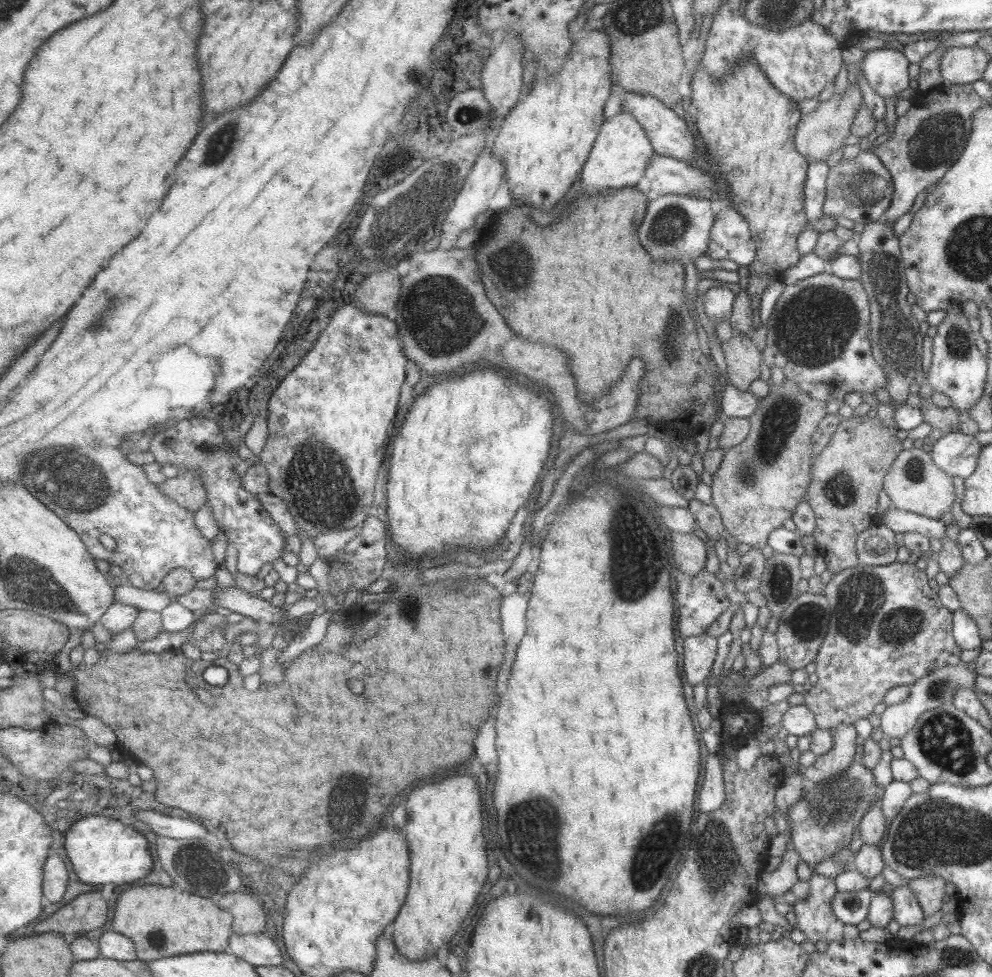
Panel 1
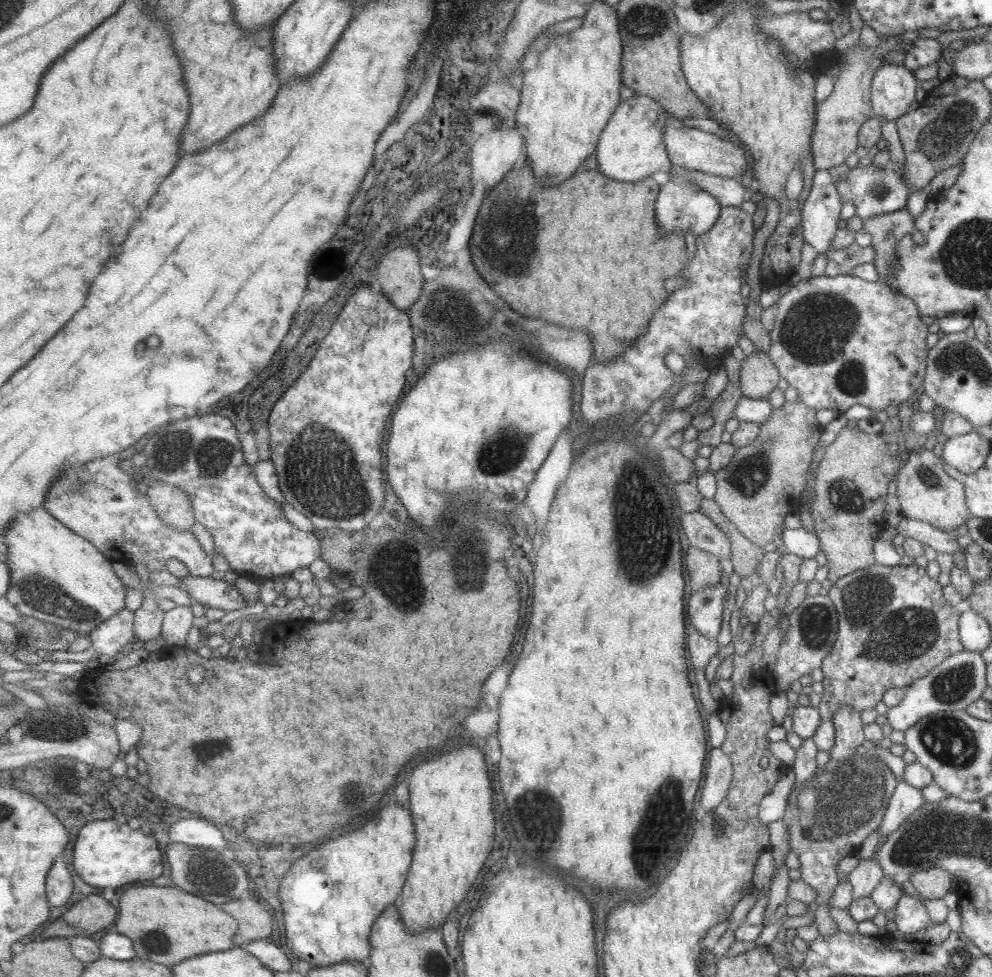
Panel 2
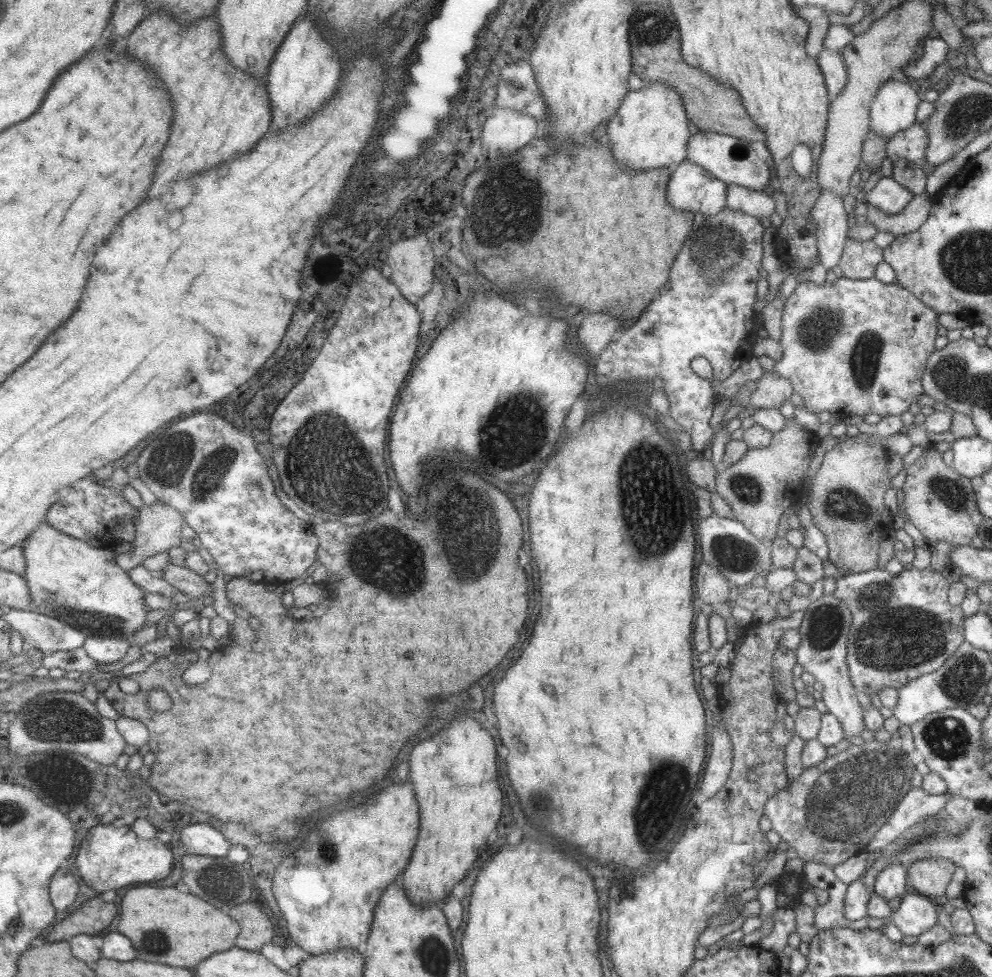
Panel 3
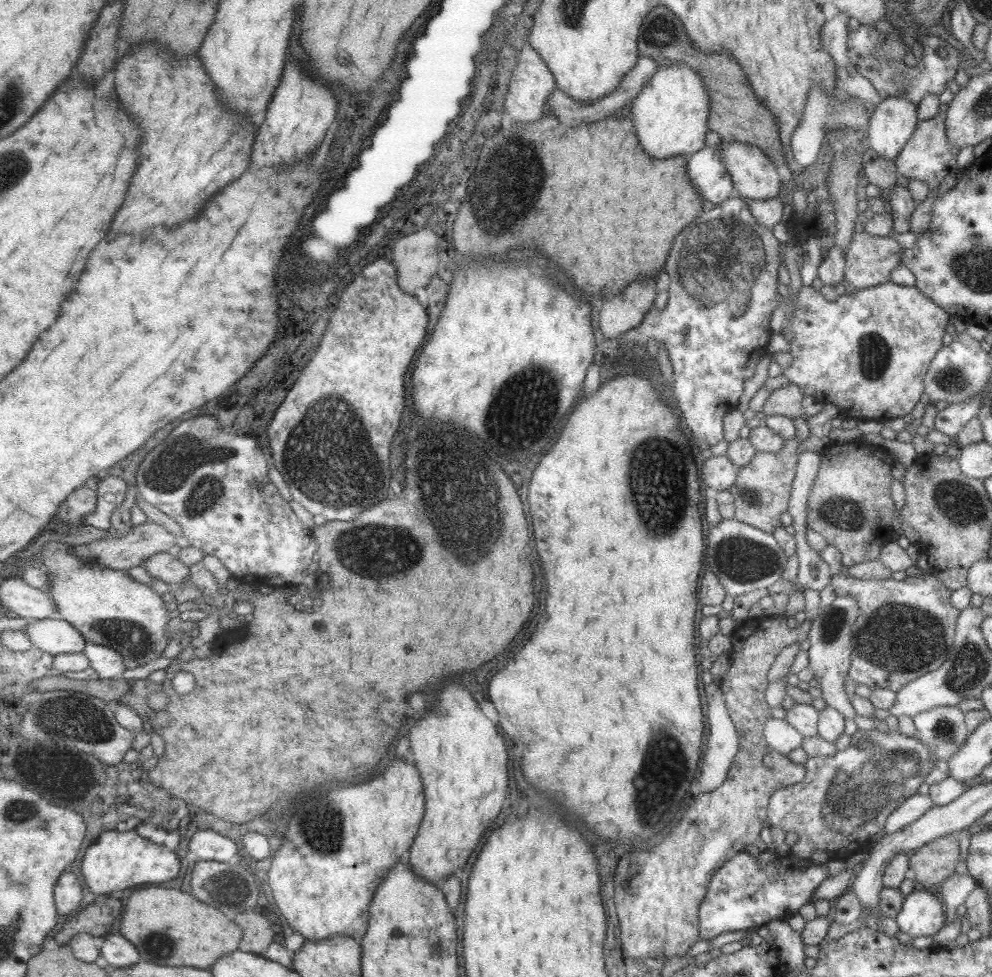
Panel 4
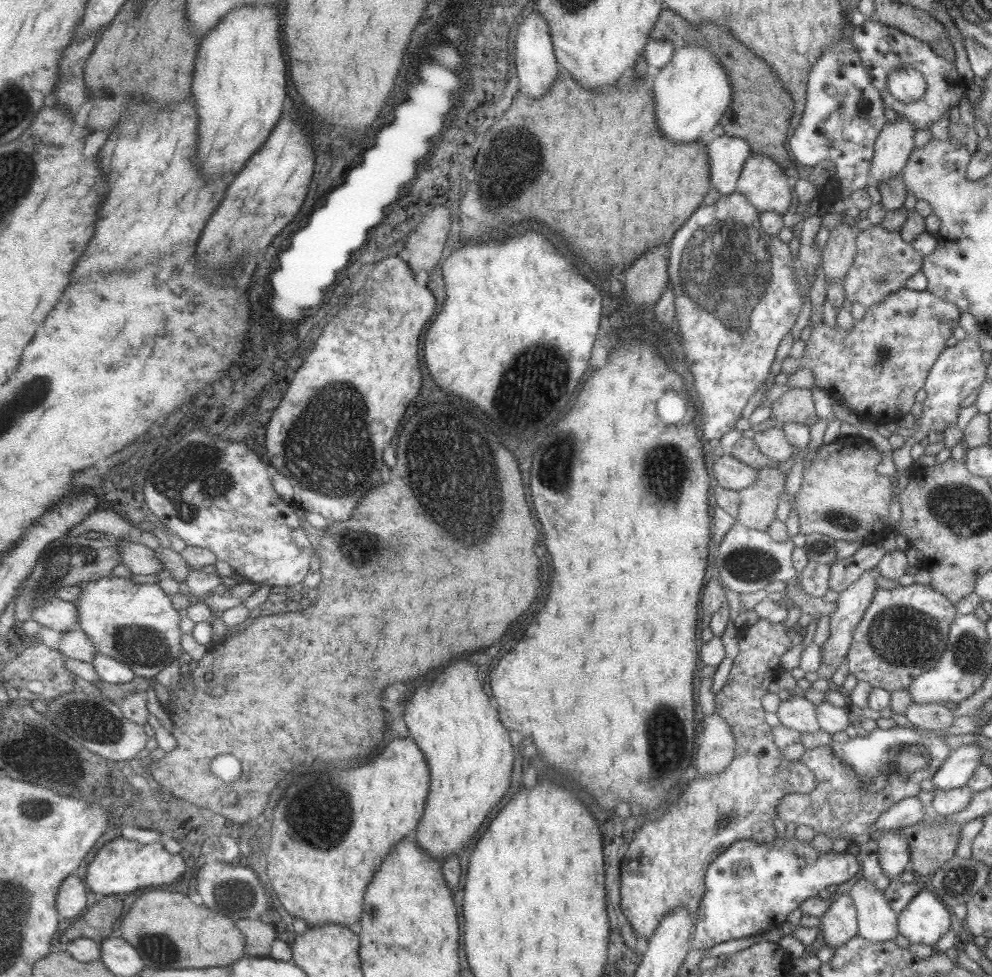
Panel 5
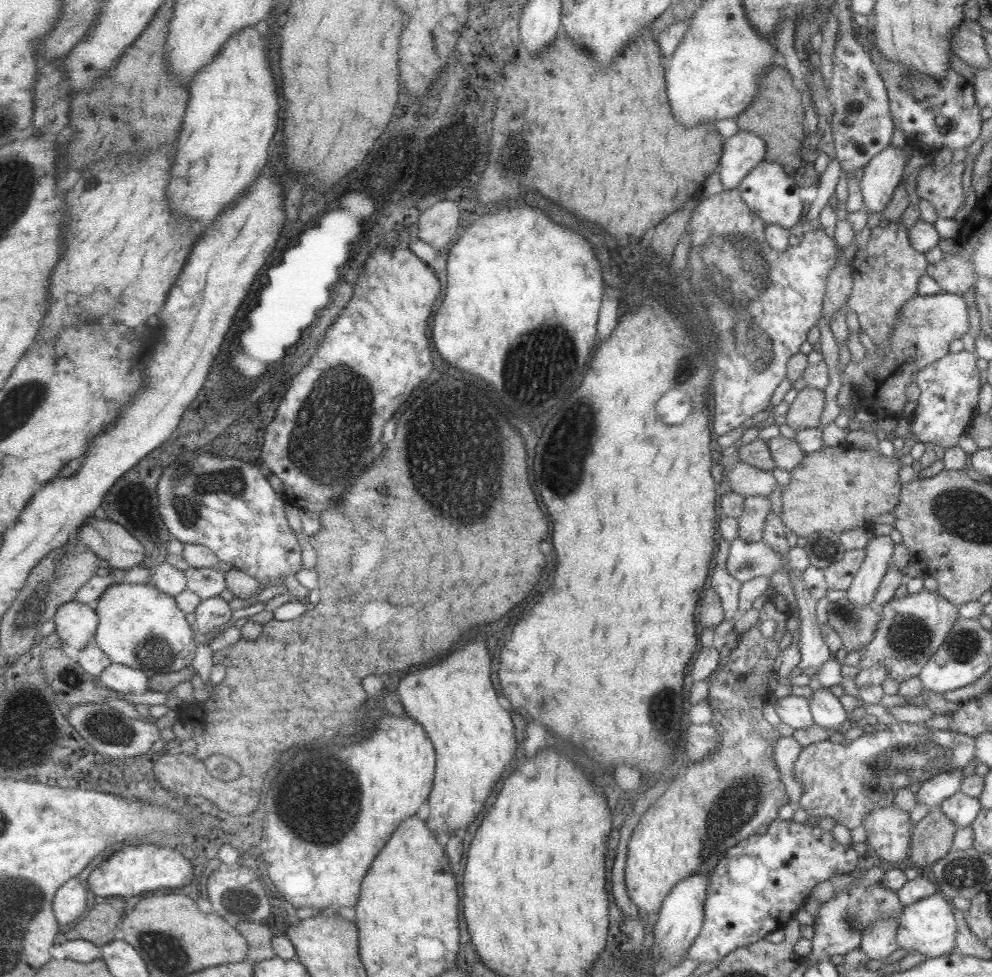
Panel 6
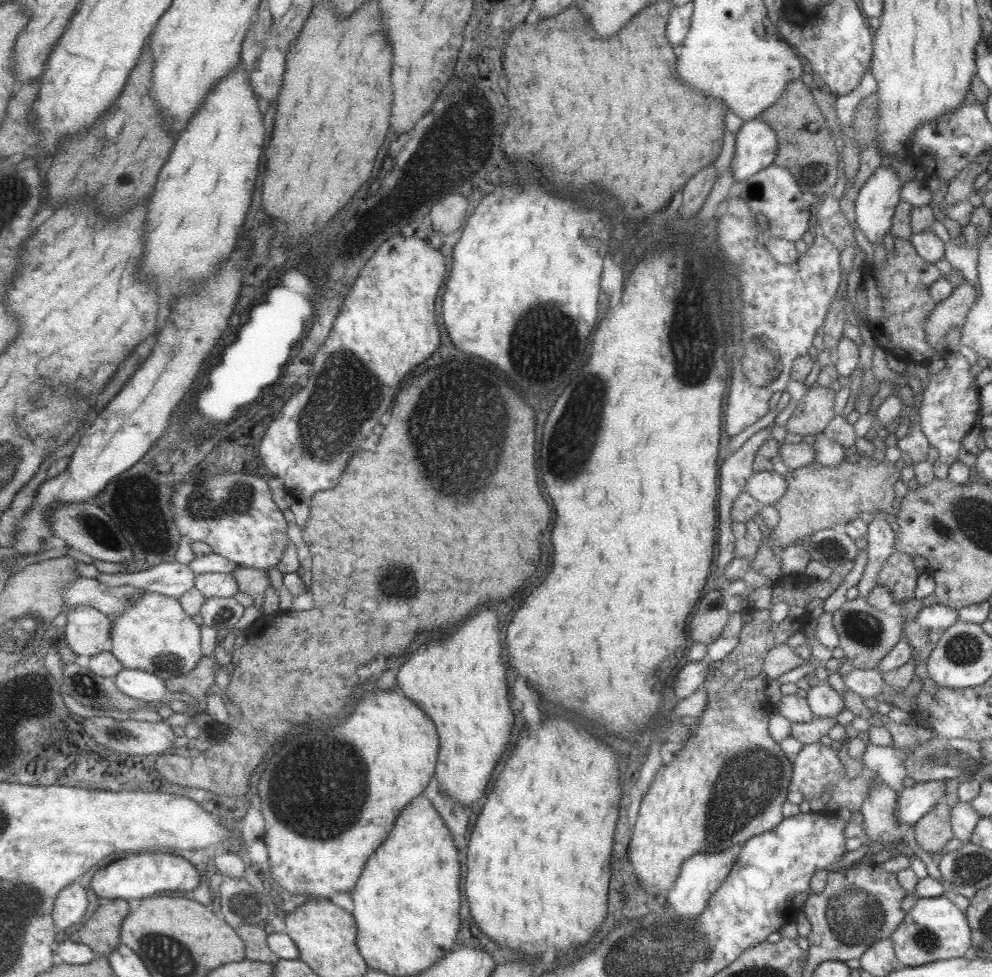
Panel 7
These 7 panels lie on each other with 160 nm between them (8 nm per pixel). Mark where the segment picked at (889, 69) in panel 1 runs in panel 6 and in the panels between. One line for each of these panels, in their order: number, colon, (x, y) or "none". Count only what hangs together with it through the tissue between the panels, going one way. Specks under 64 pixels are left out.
2: (892, 88)
3: (892, 109)
4: (891, 122)
5: (893, 143)
6: (881, 175)

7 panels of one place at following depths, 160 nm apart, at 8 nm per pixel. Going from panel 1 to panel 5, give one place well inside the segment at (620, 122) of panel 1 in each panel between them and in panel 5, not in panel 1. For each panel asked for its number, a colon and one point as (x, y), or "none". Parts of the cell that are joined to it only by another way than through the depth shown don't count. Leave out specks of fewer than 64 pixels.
2: (629, 148)
3: (648, 131)
4: (668, 116)
5: (690, 93)

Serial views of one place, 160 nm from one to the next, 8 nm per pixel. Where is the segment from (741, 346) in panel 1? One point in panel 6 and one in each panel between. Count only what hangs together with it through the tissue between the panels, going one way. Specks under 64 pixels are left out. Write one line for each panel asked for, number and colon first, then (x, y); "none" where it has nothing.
2: (757, 375)
3: (770, 389)
4: (785, 400)
5: (795, 405)
6: (805, 410)

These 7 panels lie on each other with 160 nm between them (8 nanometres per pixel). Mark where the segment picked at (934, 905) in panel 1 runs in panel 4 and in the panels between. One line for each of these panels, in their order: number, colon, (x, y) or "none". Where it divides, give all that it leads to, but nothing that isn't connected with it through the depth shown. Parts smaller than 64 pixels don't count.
2: (931, 884)
3: (929, 876)
4: (934, 861)

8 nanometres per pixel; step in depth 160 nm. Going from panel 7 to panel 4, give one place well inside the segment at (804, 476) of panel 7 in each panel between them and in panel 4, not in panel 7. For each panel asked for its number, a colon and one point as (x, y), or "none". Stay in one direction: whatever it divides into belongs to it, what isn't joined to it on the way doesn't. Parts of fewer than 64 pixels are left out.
4: (850, 505)
5: (841, 495)
6: (836, 489)

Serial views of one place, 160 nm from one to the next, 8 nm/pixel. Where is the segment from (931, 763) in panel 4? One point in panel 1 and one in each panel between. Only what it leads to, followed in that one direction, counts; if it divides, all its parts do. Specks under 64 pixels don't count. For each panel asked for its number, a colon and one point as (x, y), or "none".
1: (822, 821)
2: (828, 816)
3: (828, 813)

